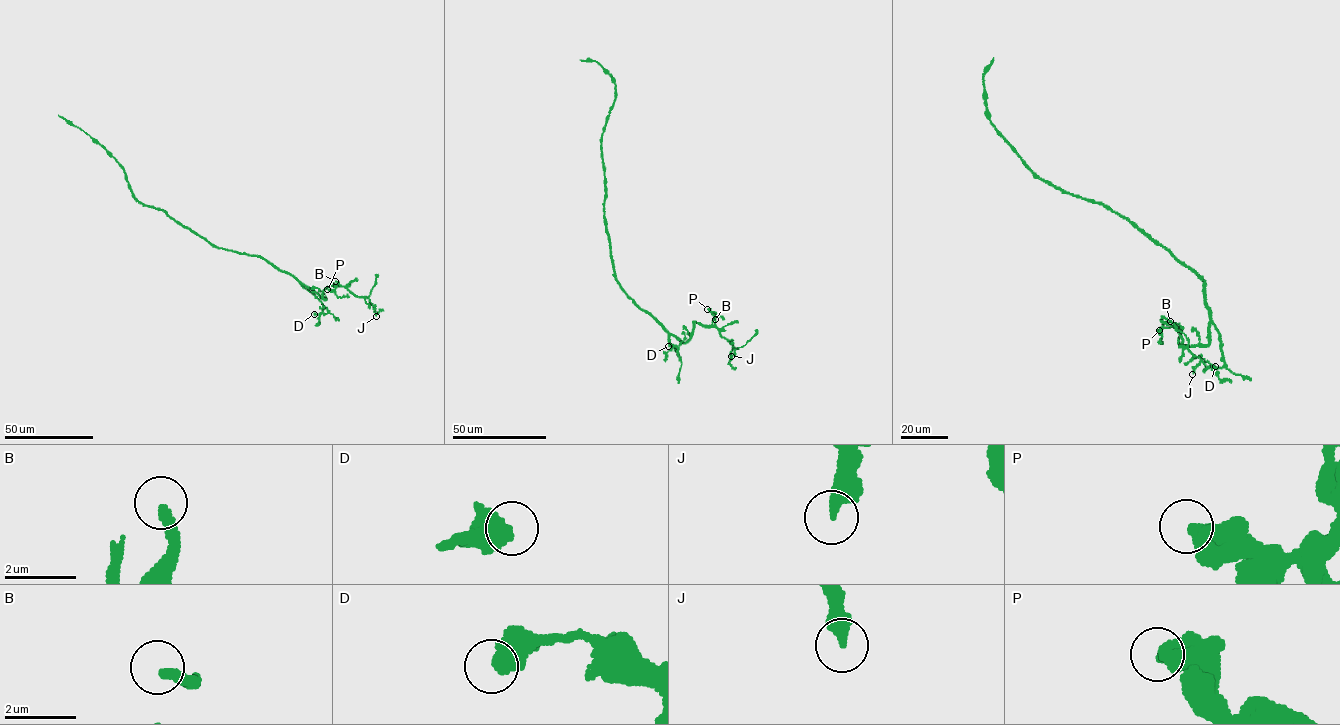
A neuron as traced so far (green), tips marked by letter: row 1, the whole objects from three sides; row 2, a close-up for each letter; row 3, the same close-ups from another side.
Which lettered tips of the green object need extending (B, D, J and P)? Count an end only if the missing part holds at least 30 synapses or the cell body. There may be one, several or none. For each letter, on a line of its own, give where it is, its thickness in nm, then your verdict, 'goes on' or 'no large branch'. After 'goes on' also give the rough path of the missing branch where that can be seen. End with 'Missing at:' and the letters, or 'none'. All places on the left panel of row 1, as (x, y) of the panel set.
B: place (335, 281); calibre 260 nm; goes on
D: place (314, 314); calibre 480 nm; no large branch
J: place (376, 316); calibre 320 nm; no large branch
P: place (327, 289); calibre 500 nm; no large branch
Missing at: B

